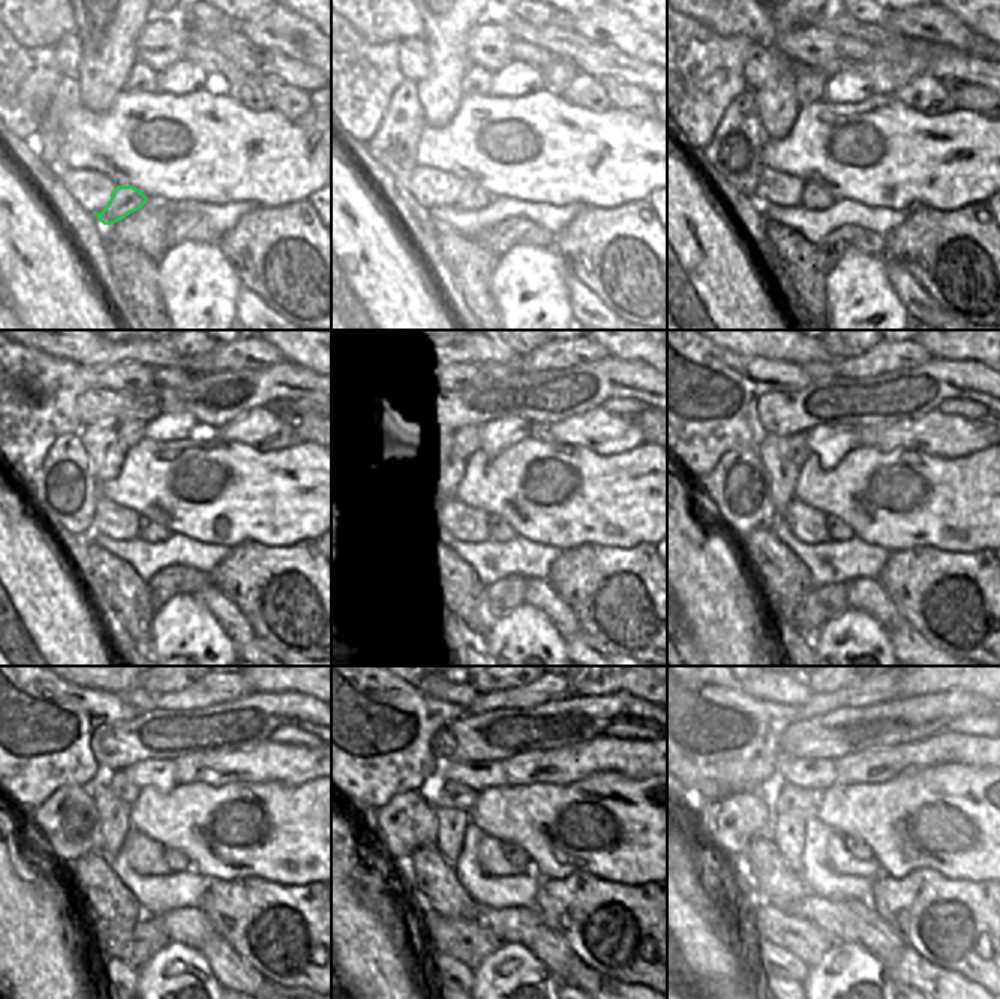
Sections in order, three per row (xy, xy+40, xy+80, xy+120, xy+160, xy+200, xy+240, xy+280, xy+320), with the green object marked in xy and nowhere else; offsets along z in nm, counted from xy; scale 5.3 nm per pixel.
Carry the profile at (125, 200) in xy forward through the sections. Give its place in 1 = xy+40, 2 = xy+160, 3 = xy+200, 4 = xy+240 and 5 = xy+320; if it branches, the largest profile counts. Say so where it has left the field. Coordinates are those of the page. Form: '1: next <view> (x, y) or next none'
1: next xy+40 (473, 197)
2: next xy+160 (497, 530)
3: next xy+200 (838, 531)
4: next xy+240 (176, 861)
5: next xy+320 (858, 848)

